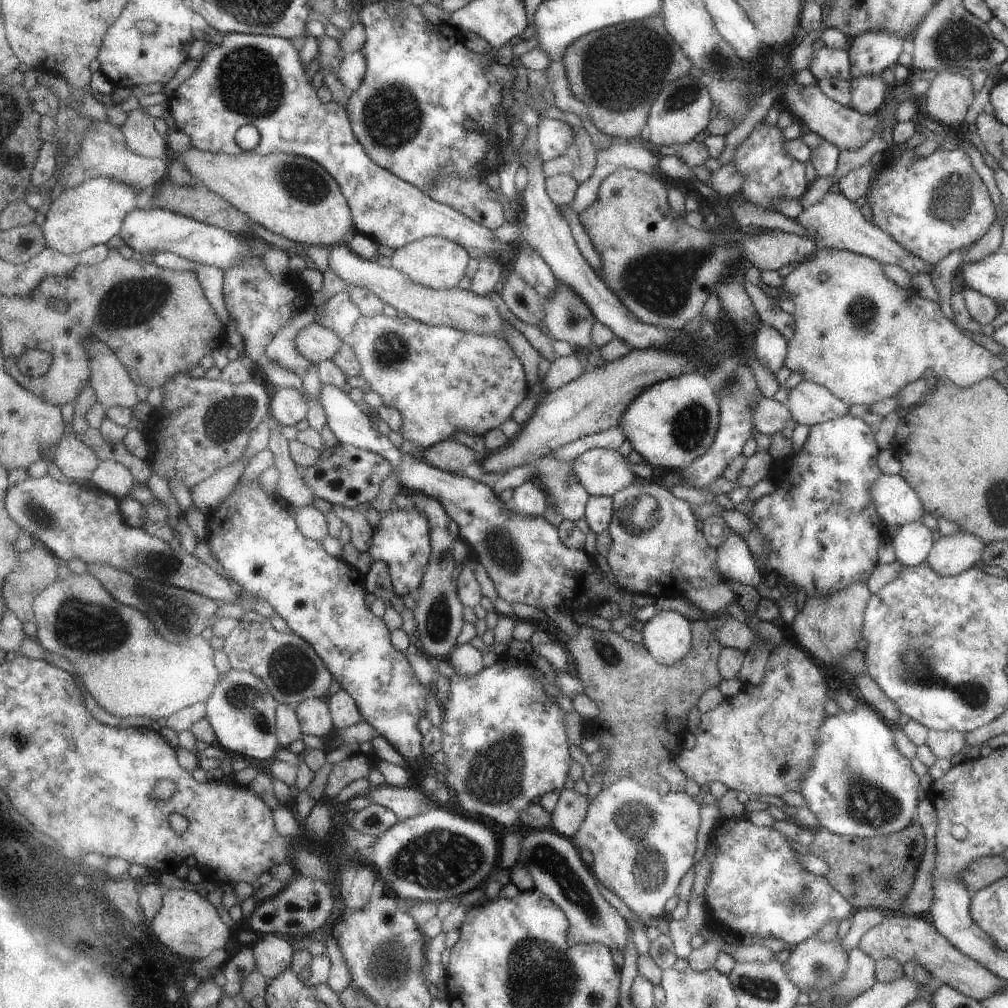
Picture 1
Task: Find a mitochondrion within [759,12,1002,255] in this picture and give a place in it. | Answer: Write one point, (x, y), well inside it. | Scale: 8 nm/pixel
(951, 199)

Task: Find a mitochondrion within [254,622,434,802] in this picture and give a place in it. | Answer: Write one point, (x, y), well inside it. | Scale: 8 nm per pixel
(290, 666)

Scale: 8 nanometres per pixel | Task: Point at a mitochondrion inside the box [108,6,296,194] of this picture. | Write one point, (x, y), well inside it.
(249, 81)

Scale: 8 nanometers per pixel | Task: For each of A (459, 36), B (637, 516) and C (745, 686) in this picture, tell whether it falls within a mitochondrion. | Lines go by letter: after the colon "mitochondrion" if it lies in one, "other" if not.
A: other
B: mitochondrion
C: other

